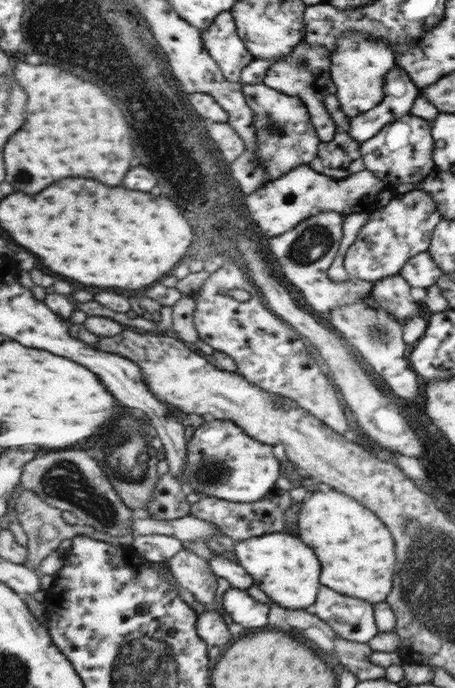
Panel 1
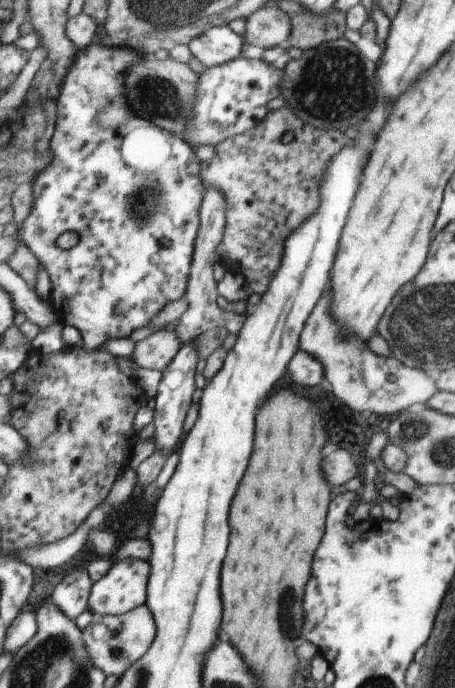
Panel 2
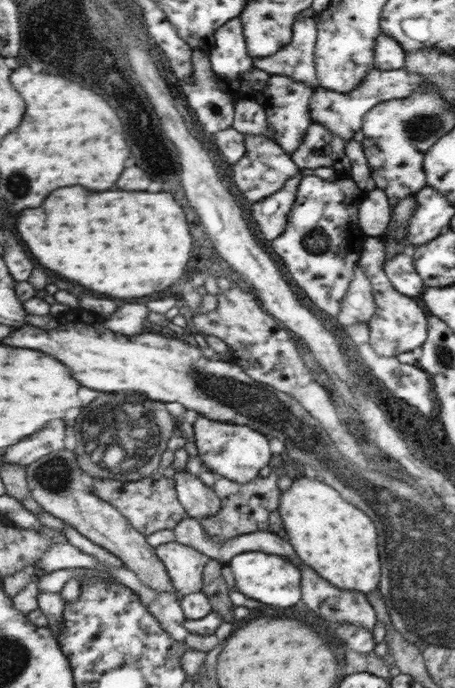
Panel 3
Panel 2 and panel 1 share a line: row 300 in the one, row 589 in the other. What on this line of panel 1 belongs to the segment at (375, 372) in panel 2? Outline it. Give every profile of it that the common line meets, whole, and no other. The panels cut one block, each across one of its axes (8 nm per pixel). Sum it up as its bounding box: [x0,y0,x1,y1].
[313,586,379,644]

